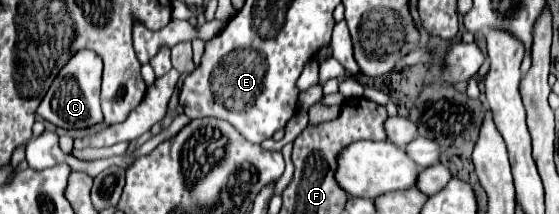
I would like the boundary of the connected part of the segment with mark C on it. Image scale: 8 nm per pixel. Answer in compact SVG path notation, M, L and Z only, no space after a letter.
M80 51L62 67L36 113L60 129L88 129L104 123L100 111L100 85L102 59L94 51Z

